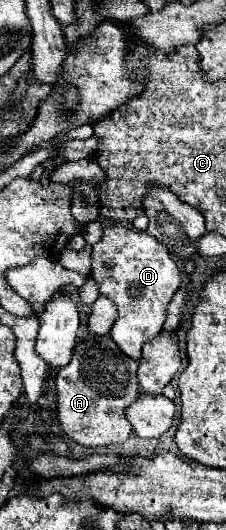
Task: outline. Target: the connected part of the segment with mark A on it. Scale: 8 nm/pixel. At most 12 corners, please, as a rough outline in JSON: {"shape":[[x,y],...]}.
{"shape":[[109,335],[79,343],[57,373],[71,441],[105,447],[131,433],[137,363]]}

